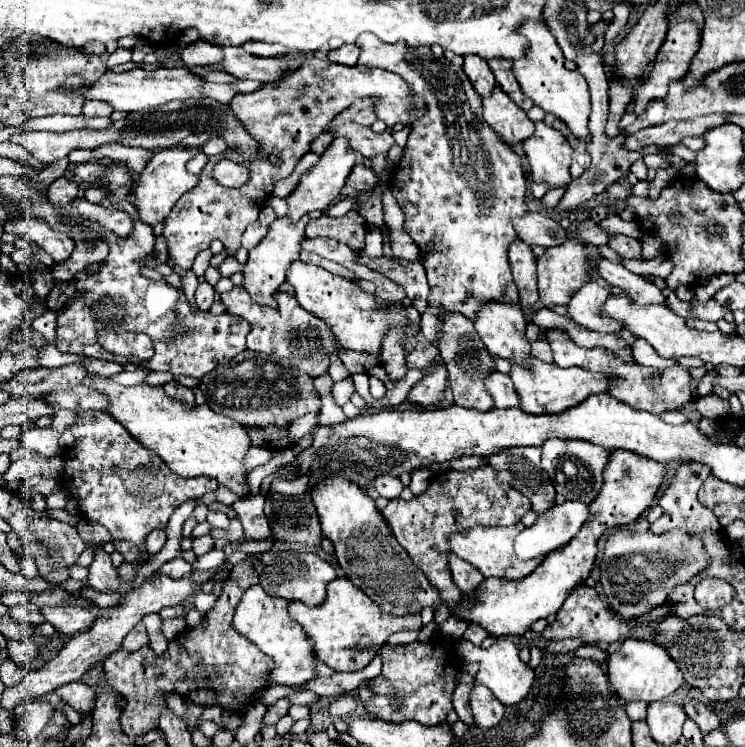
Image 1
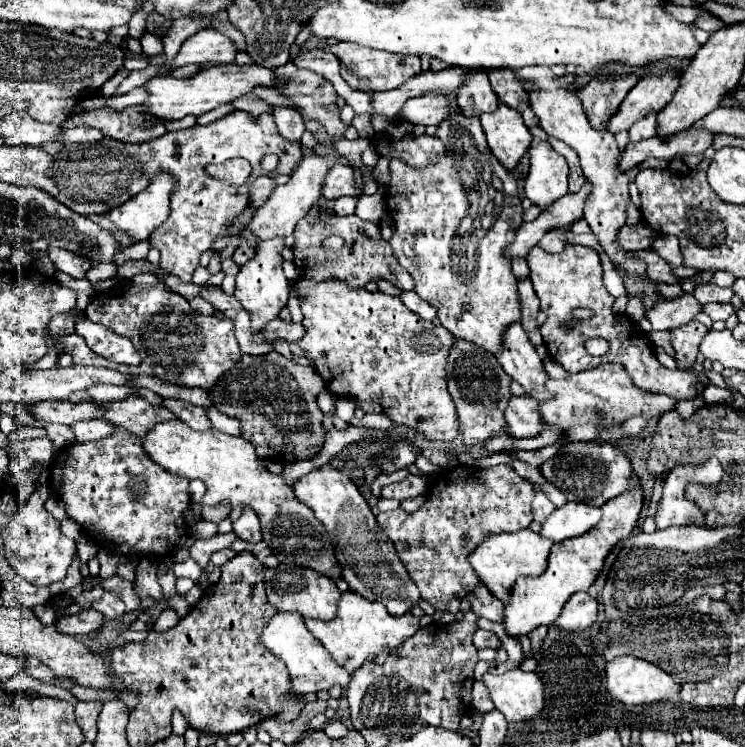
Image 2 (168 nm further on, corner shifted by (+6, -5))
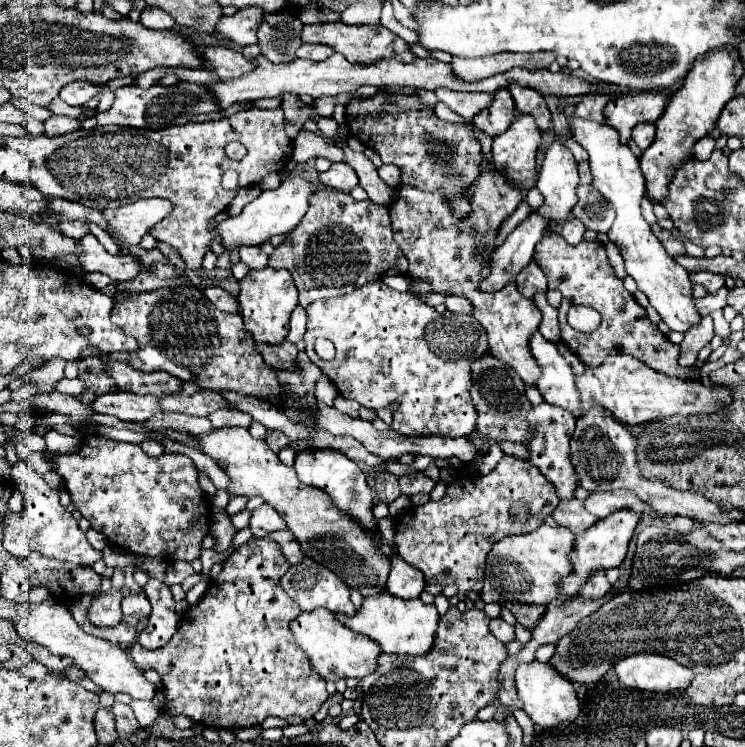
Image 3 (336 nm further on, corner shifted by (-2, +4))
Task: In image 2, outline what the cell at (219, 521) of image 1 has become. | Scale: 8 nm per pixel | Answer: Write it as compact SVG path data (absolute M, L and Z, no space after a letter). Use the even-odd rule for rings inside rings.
M218 504L218 506L202 506L202 520L220 524L222 520L226 520L230 508L226 504Z

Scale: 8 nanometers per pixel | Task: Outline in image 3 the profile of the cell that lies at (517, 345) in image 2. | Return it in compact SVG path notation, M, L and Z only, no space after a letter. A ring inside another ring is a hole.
M534 333L530 341L530 351L538 361L542 375L536 383L544 401L570 411L574 417L582 417L582 401L578 387L574 383L574 373L570 363L560 355L558 347L546 341L540 333Z

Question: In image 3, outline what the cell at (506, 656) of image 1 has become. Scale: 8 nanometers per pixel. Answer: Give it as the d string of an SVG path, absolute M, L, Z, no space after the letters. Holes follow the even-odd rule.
M534 661L528 665L520 665L516 671L516 689L524 703L524 713L544 729L562 729L580 715L580 701L574 685L544 663Z

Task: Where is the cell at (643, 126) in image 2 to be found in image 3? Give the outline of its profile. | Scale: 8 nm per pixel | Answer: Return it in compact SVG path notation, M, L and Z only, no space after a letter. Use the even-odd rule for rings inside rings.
M638 123L634 129L632 129L632 139L634 143L644 151L652 141L654 141L654 125L652 123Z

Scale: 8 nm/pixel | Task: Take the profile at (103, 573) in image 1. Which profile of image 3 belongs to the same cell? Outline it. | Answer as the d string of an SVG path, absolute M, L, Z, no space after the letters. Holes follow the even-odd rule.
M140 591L140 593L136 593L136 595L124 597L124 601L122 601L122 611L124 611L124 615L134 615L134 617L138 617L138 619L142 619L142 621L148 619L148 617L150 617L150 601L148 601L146 593Z

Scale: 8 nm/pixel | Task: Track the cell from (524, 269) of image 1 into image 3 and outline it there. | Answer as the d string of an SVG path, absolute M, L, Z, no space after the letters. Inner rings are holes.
M538 293L538 295L534 297L534 303L536 303L536 307L538 307L540 313L542 313L540 333L544 335L544 339L548 339L548 341L552 341L552 343L560 343L562 337L560 337L560 325L558 325L558 311L548 305L546 293Z

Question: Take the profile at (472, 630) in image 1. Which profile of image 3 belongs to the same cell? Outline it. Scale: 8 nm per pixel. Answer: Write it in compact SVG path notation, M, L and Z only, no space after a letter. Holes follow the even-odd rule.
M492 619L490 621L490 633L498 639L498 641L502 641L502 643L510 643L510 641L514 641L514 627L512 625L508 625L504 619Z

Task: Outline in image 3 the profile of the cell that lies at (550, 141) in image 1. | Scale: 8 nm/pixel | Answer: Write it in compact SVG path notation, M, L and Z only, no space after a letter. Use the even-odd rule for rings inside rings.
M554 141L548 147L536 187L544 195L544 203L538 209L542 217L550 221L564 221L570 217L570 211L578 201L578 165L574 155L560 141Z

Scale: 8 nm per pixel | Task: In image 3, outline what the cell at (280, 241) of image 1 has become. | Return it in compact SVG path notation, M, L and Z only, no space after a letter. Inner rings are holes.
M264 267L260 271L250 271L240 281L240 313L244 317L246 331L252 333L254 341L278 345L286 339L290 331L290 313L298 305L298 291L286 269Z

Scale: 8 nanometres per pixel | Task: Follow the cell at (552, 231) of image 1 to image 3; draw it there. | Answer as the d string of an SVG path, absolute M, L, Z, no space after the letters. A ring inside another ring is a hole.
M568 217L562 225L562 237L570 243L570 245L578 245L582 241L586 227L582 225L582 221L578 221L576 217Z

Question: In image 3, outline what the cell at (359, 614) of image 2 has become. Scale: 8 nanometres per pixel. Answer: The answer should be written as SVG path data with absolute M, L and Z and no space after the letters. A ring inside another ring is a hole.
M390 593L366 597L362 609L352 615L338 615L338 619L356 633L364 633L382 645L384 653L404 653L404 655L426 655L434 647L434 635L440 615L434 605L424 605L420 599L400 599Z

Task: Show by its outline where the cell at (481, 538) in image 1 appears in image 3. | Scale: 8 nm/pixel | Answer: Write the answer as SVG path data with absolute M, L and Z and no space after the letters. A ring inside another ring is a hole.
M542 525L532 533L526 535L512 535L512 537L504 537L502 541L492 545L492 551L488 553L486 559L486 581L484 581L484 589L480 593L480 597L484 599L484 603L506 603L506 601L514 601L514 603L550 603L558 597L558 583L562 577L568 577L574 567L570 563L570 551L576 545L576 535L570 529L564 527L550 527L550 525Z

